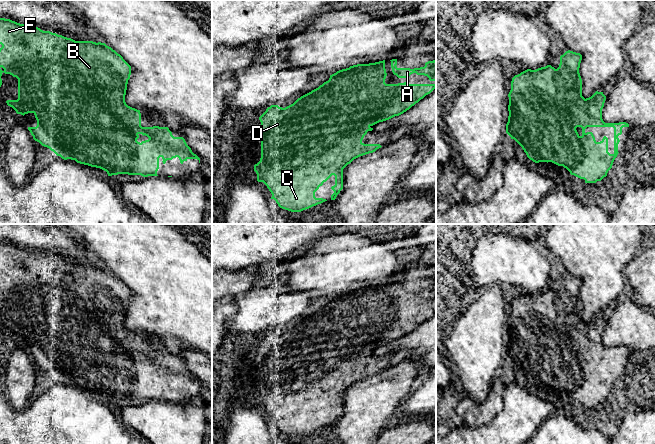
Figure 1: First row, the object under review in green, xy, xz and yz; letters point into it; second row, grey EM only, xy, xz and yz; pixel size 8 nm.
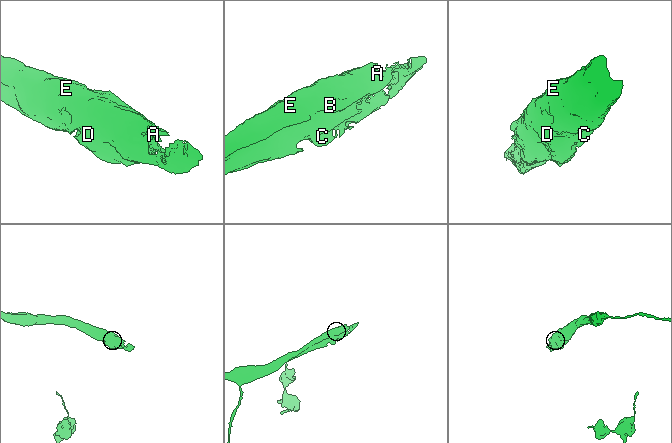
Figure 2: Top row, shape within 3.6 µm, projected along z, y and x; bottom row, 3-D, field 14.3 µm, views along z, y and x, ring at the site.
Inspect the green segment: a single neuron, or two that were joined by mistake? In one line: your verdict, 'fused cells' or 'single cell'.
single cell

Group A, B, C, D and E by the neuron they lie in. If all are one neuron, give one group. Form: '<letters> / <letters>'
A B C D E

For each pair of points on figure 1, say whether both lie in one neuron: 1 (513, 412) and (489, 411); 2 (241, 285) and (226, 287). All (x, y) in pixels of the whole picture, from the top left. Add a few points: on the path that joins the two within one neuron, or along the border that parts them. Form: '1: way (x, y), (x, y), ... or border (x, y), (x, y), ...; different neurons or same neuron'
1: border (503, 388), (502, 408), (490, 422), (481, 426); different neurons
2: way (237, 285), (230, 285); same neuron

